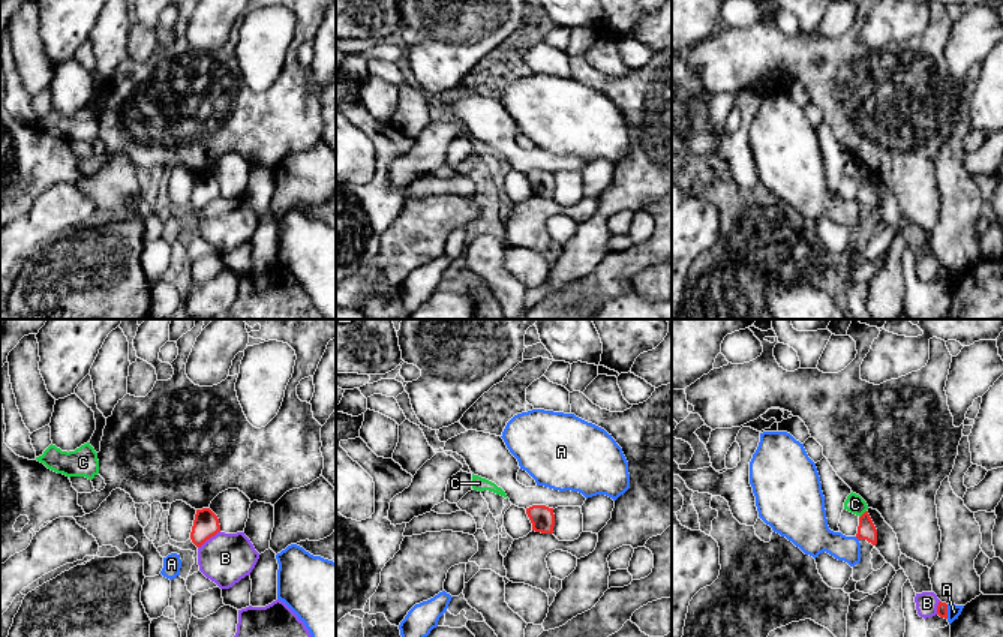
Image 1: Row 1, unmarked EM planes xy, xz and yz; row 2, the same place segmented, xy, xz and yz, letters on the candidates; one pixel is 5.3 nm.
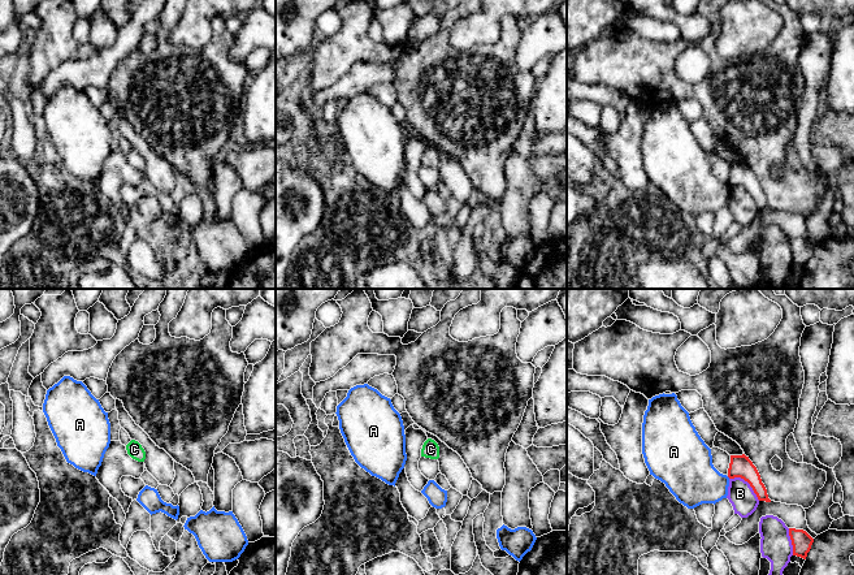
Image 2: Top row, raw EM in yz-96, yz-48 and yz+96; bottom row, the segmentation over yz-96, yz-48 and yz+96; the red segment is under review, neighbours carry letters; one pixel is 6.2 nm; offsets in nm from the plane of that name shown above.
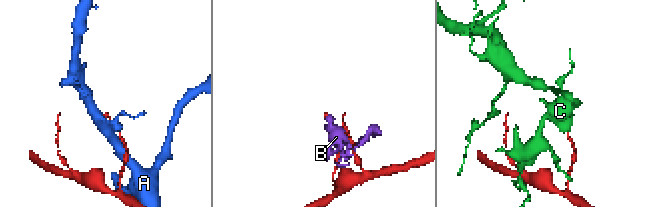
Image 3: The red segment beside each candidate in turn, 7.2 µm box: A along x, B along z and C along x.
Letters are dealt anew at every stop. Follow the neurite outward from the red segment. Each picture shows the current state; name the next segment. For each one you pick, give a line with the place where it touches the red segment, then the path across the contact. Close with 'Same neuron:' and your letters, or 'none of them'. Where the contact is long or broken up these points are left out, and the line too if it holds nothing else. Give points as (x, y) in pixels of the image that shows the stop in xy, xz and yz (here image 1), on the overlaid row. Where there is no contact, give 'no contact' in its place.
Same neuron: none of them

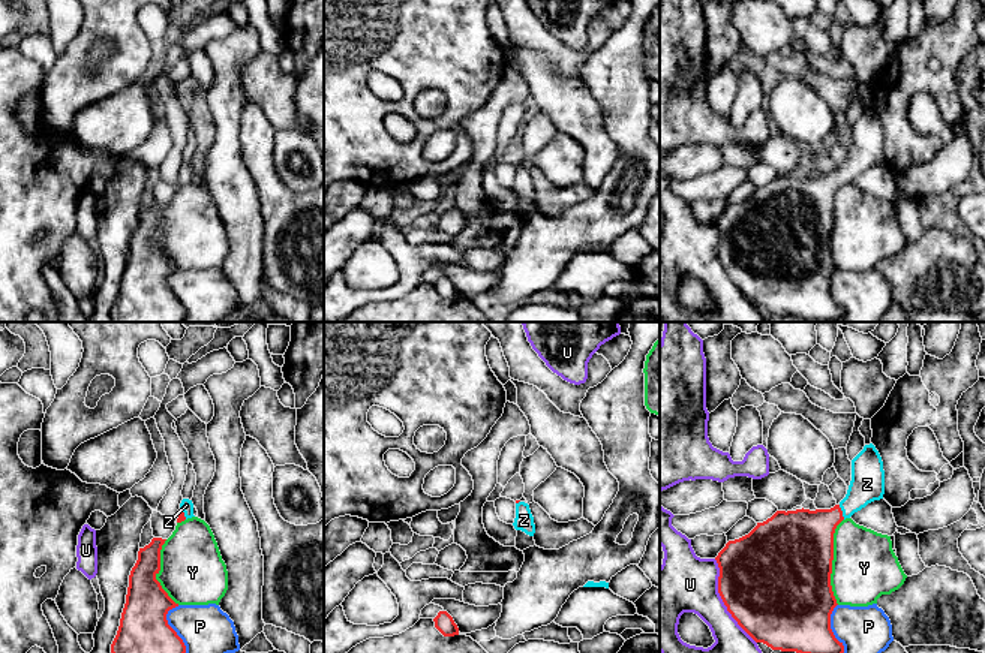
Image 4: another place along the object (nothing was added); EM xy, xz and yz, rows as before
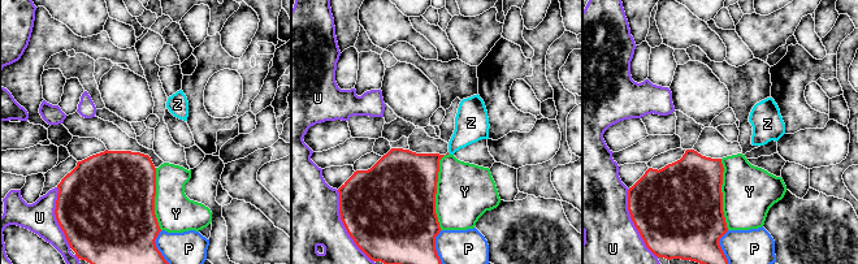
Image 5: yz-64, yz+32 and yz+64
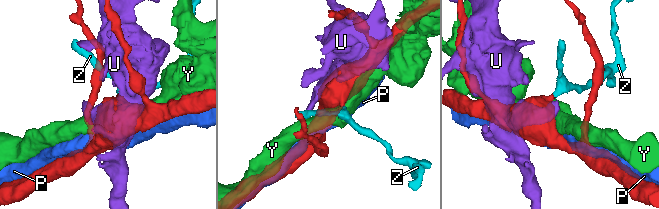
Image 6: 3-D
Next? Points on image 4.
Z: meets red in yz at (841, 512); runs through yz (804, 539), (823, 521), (841, 512), (867, 484)
Same neuron: Z

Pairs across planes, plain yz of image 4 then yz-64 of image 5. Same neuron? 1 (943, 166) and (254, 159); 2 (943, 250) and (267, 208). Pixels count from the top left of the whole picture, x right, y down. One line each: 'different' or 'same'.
1: different
2: different

